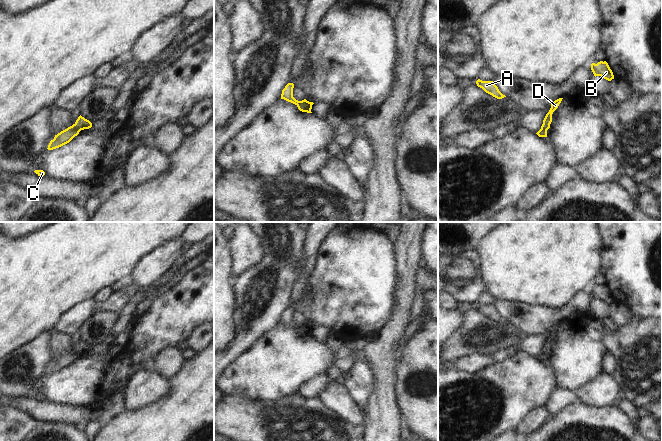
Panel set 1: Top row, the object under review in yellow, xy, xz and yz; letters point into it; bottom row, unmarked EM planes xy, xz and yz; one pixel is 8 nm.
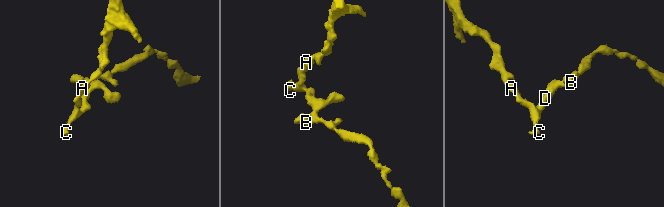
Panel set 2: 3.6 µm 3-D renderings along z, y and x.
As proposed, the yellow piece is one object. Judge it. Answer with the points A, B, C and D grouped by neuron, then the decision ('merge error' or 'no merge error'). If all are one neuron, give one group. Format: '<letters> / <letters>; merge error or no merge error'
A C / B D; merge error

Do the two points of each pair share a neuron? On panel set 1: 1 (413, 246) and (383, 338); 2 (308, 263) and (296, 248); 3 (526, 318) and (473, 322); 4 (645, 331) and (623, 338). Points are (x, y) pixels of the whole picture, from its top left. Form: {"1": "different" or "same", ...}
{"1": "same", "2": "same", "3": "different", "4": "same"}

